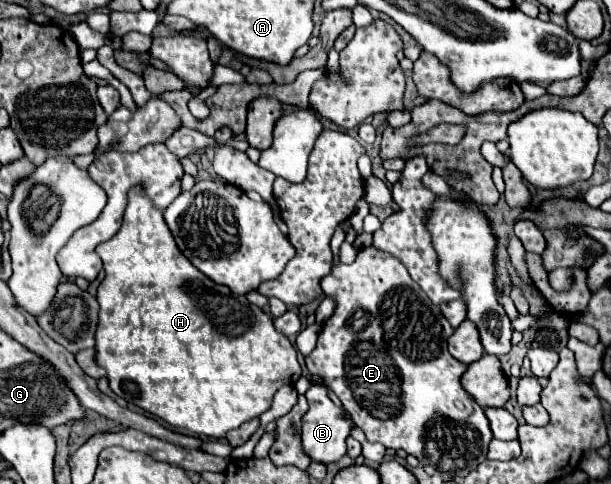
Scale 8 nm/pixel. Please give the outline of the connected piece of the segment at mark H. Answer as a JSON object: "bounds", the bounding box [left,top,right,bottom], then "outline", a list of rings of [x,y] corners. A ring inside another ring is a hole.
{"bounds":[96,185,300,439],"outline":[[[136,185],[134,189],[130,189],[130,199],[124,211],[124,223],[120,227],[120,231],[106,243],[100,243],[96,247],[96,253],[100,255],[100,259],[104,261],[104,271],[106,277],[98,287],[98,303],[100,303],[100,325],[96,329],[96,363],[102,365],[108,371],[108,379],[110,379],[110,389],[124,397],[126,401],[142,407],[144,411],[164,419],[168,425],[172,427],[182,427],[188,429],[192,433],[198,435],[206,435],[206,437],[214,437],[214,439],[222,439],[226,437],[228,431],[238,429],[242,423],[260,417],[264,411],[270,409],[272,405],[272,397],[274,393],[282,387],[282,385],[294,385],[300,375],[300,363],[298,363],[298,351],[292,345],[292,341],[282,335],[280,331],[276,331],[272,317],[266,315],[260,307],[248,303],[248,299],[244,295],[234,295],[230,289],[216,285],[214,281],[210,281],[208,277],[204,277],[176,247],[176,243],[172,241],[172,233],[162,217],[162,211],[156,209],[152,205],[152,201],[148,201],[144,189],[140,185]]]}

